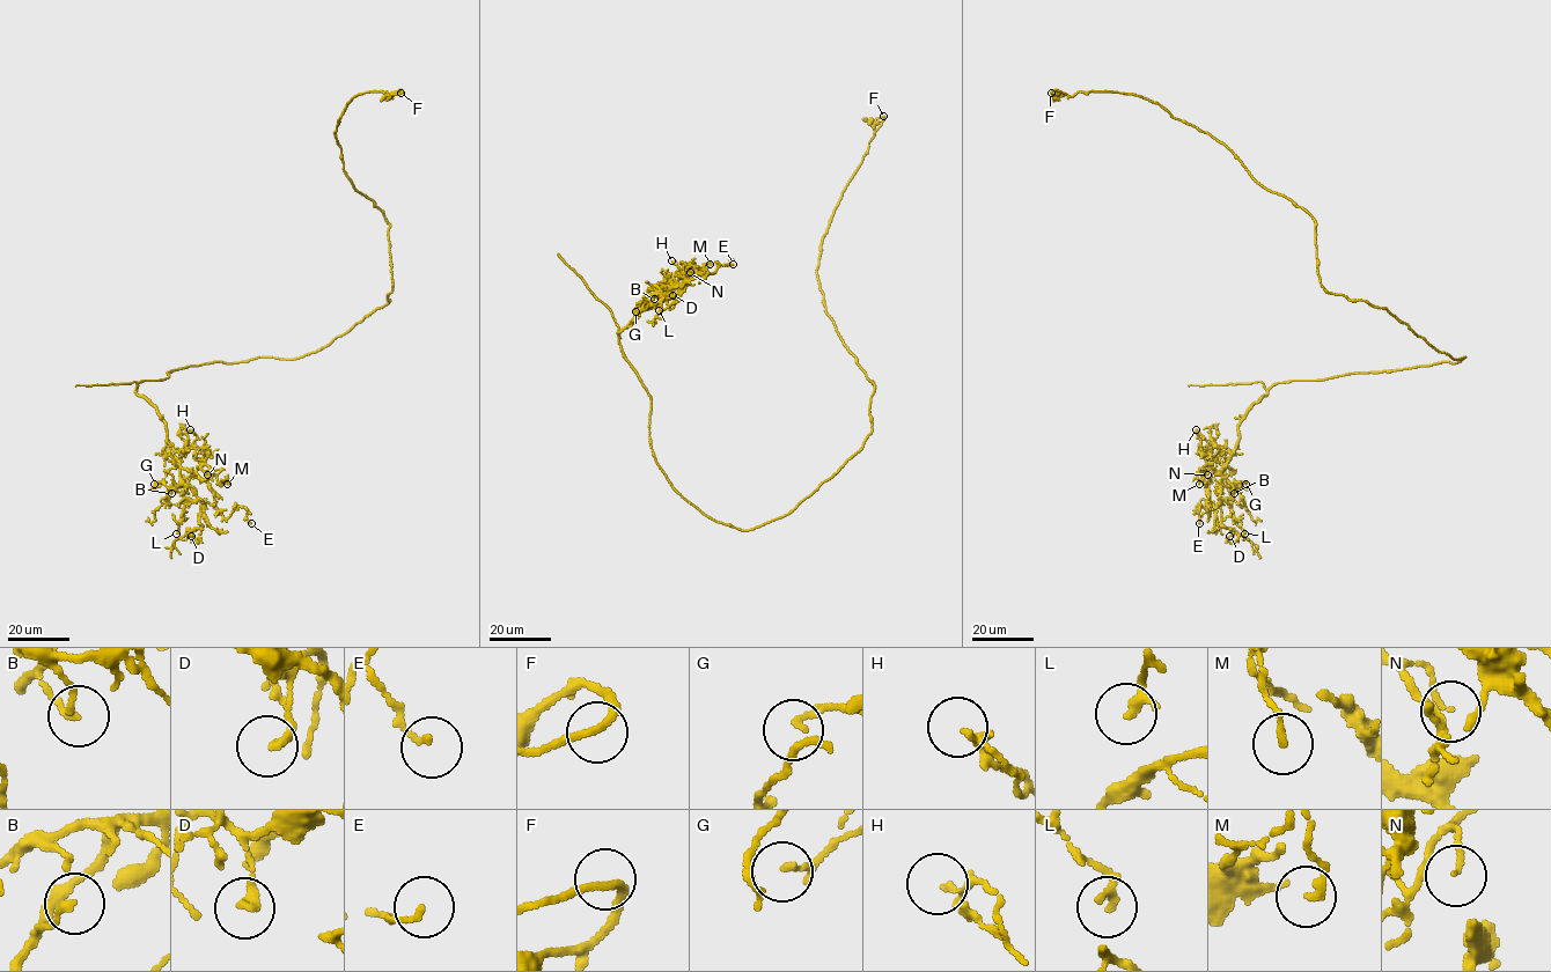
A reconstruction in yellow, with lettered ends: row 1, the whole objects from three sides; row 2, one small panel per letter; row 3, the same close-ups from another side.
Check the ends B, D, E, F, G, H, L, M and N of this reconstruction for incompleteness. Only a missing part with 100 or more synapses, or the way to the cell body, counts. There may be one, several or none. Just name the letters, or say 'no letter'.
no letter

